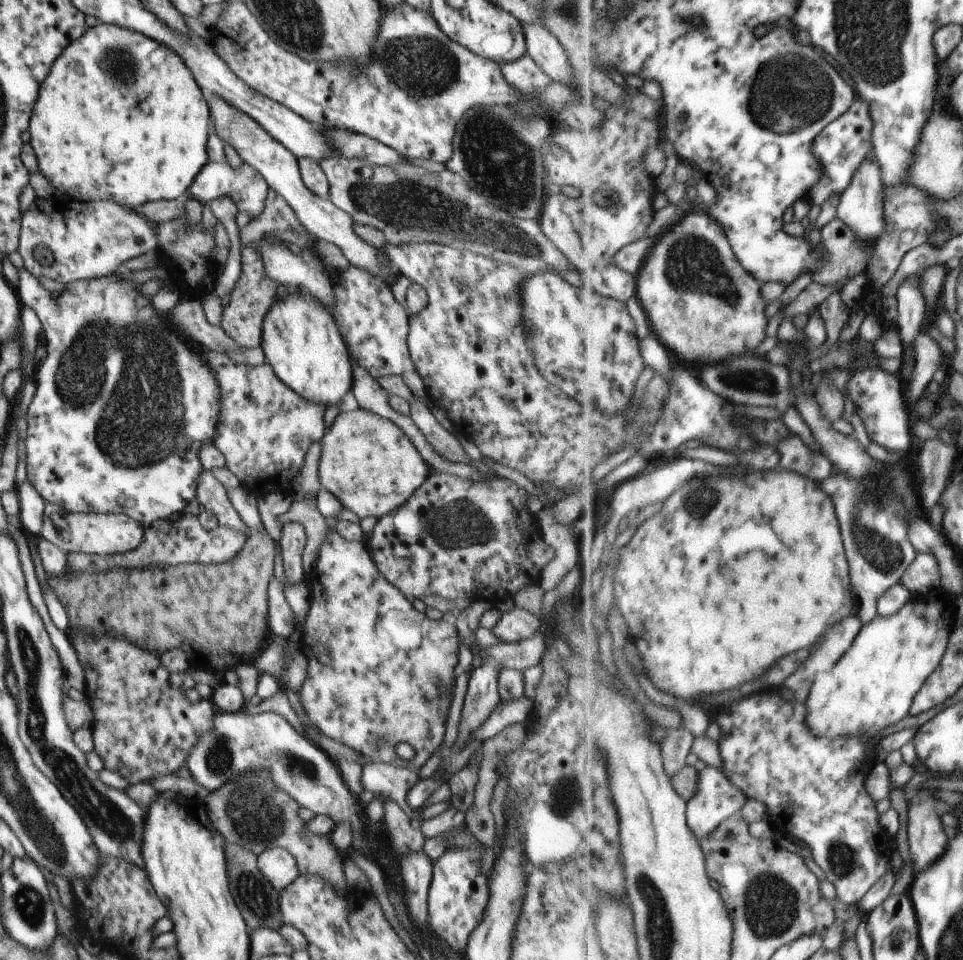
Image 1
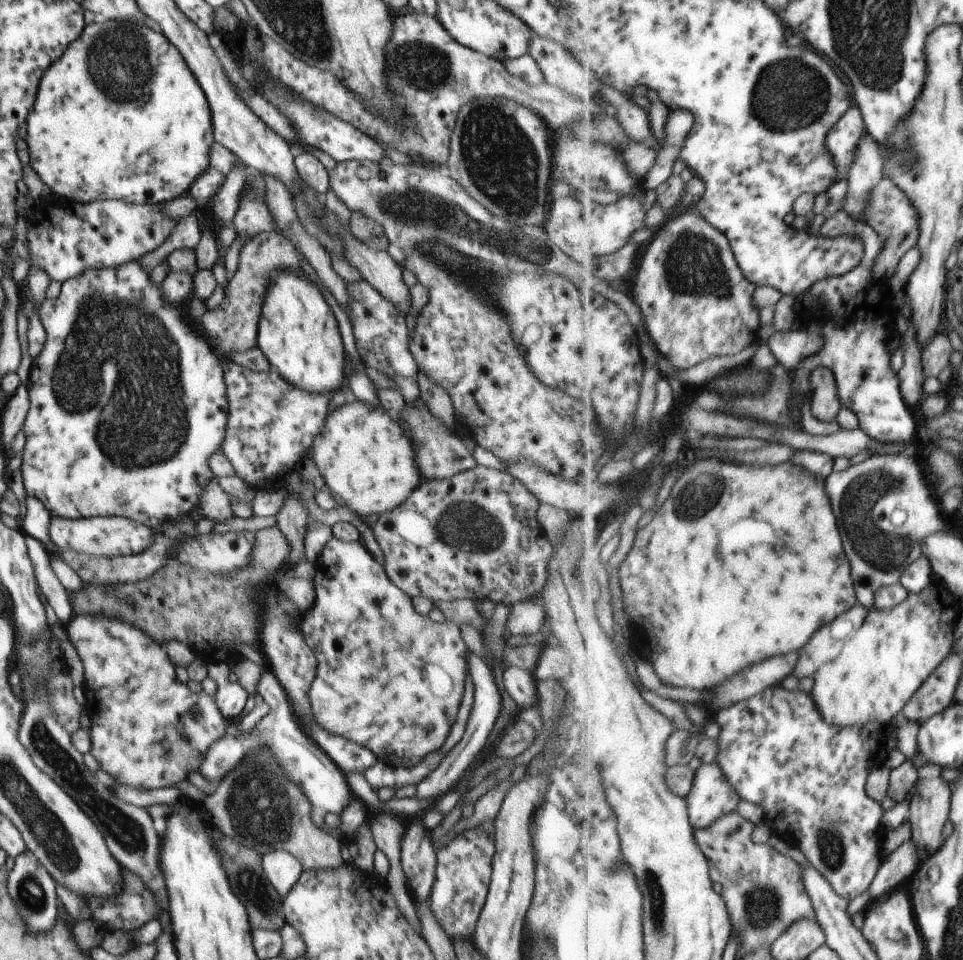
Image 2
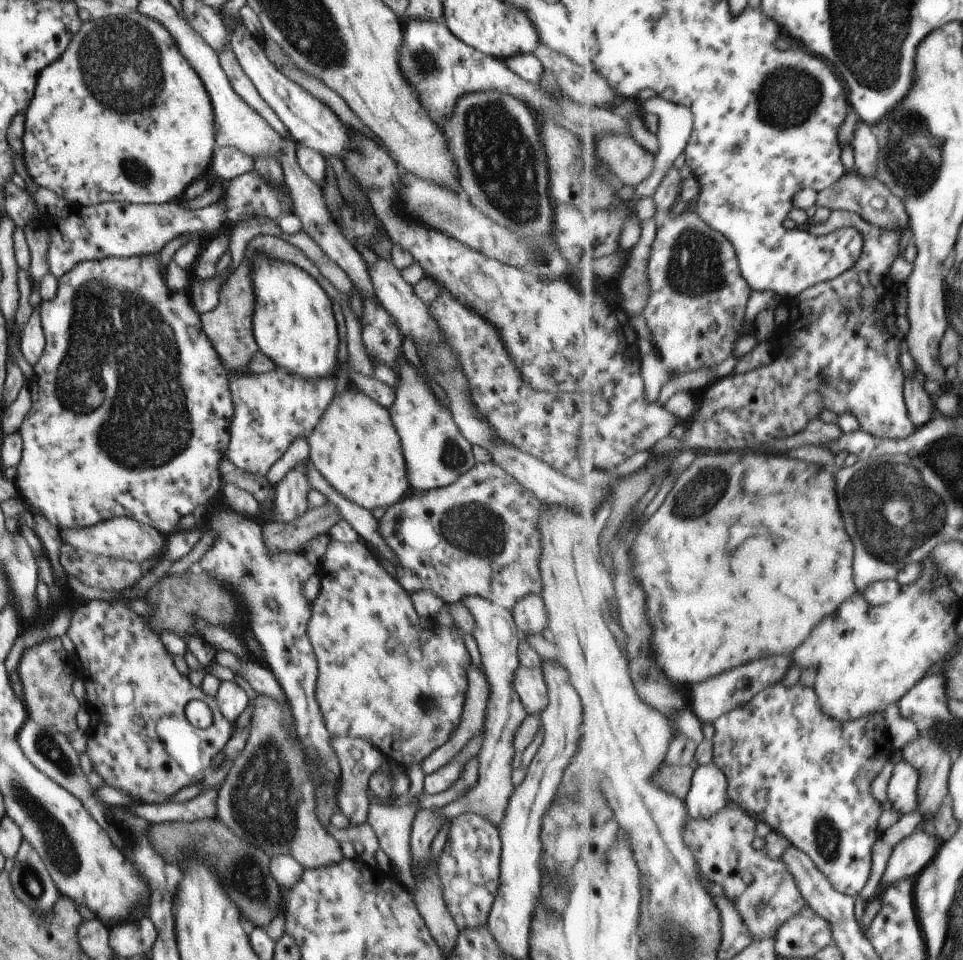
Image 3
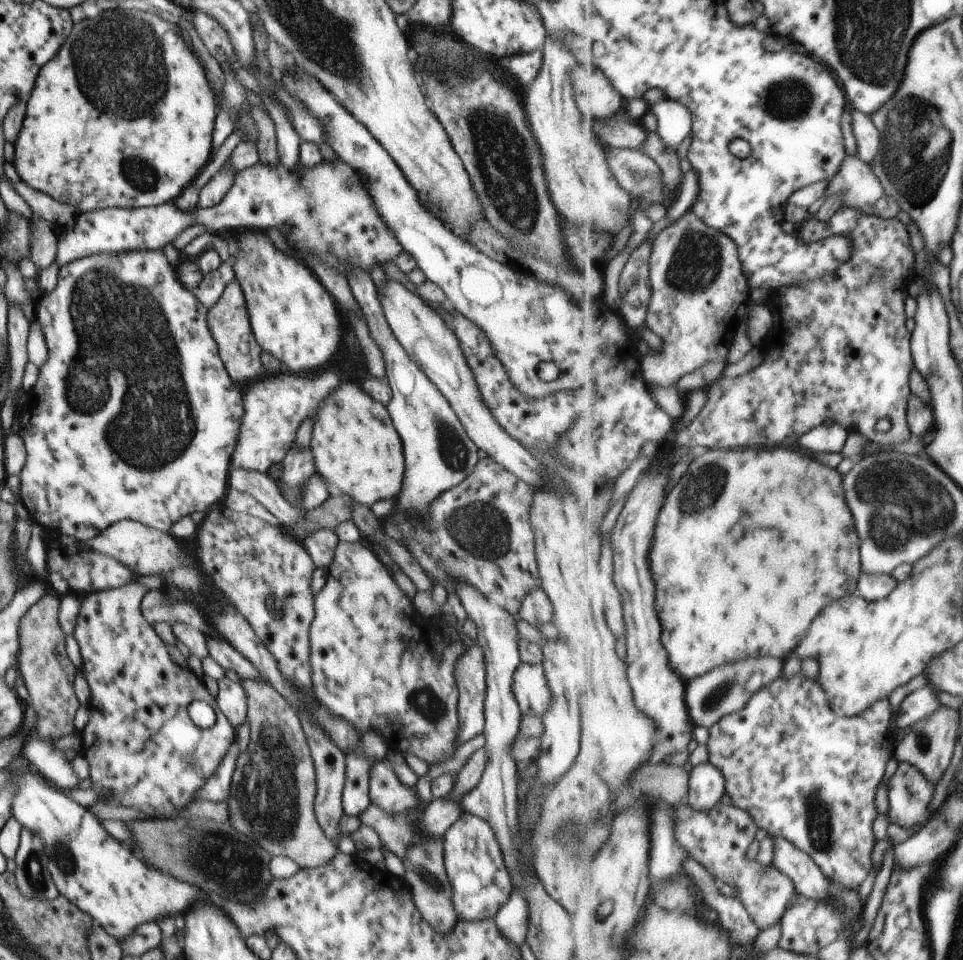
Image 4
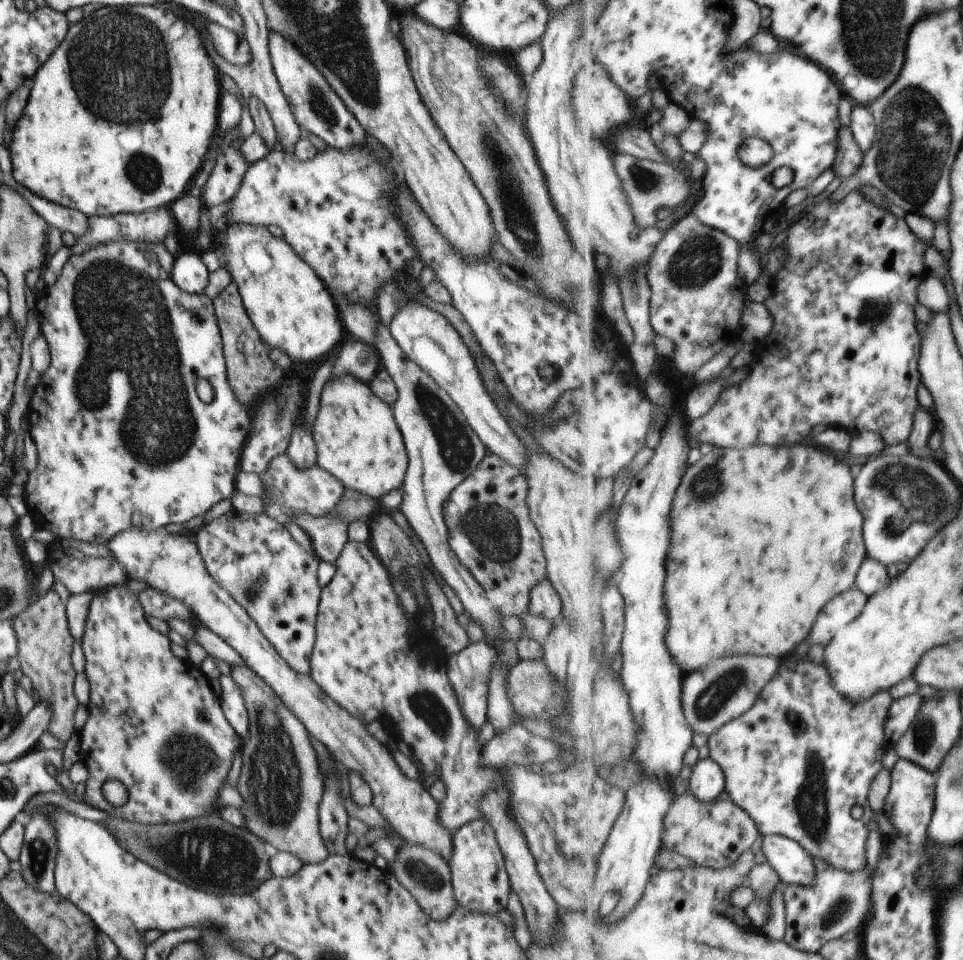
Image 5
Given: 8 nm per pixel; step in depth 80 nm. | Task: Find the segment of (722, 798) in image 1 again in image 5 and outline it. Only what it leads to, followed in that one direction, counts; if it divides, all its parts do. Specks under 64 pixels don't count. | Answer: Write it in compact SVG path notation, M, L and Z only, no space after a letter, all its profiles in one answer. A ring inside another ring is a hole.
M710 756L701 759L693 767L689 790L704 803L717 800L726 790L726 774L723 767Z

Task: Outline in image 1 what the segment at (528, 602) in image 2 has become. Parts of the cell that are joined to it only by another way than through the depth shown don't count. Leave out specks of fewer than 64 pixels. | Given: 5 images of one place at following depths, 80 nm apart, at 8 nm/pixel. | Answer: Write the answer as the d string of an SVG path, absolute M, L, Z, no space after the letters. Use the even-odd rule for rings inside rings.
M513 606L501 615L491 632L504 643L517 643L521 639L533 636L539 628L539 616Z

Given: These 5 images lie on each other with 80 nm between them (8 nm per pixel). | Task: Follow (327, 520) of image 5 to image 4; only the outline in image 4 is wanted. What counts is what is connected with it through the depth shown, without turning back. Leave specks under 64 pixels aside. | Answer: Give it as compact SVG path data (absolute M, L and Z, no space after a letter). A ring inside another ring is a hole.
M229 467L228 486L237 492L251 495L282 523L295 525L304 518L305 512L286 503L266 473ZM320 528L304 534L302 545L307 548L307 554L312 558L316 568L328 568L336 544L339 542L335 531L330 528Z

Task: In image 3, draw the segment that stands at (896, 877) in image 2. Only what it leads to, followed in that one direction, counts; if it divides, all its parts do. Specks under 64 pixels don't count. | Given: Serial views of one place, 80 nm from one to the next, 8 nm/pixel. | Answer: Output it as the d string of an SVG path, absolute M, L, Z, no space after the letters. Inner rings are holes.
M915 832L913 836L902 840L889 859L887 870L882 880L889 886L907 877L917 878L924 868L933 862L941 848L937 836L929 832Z

